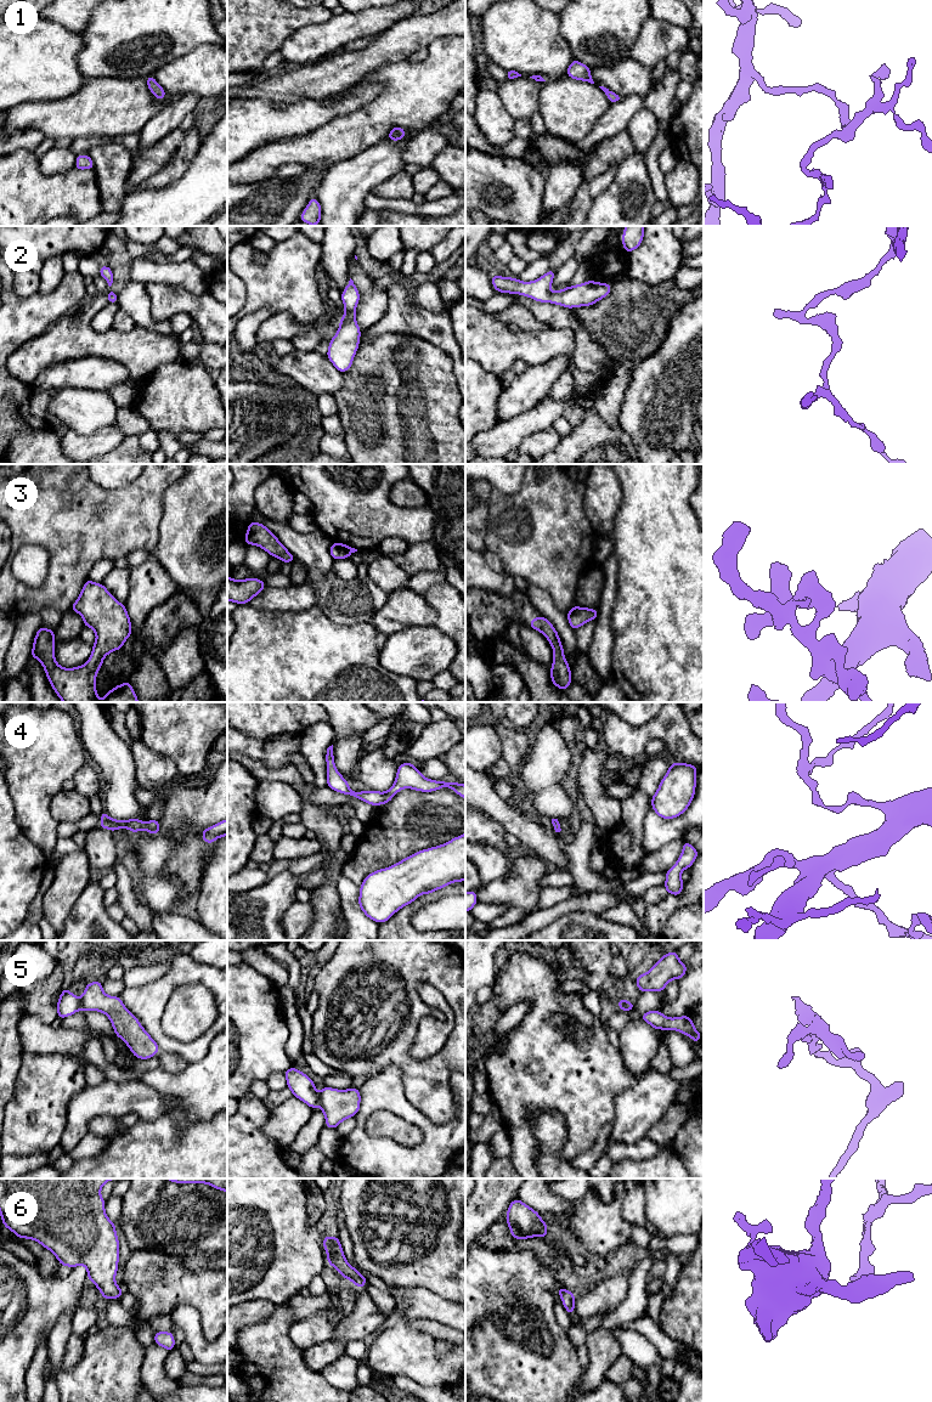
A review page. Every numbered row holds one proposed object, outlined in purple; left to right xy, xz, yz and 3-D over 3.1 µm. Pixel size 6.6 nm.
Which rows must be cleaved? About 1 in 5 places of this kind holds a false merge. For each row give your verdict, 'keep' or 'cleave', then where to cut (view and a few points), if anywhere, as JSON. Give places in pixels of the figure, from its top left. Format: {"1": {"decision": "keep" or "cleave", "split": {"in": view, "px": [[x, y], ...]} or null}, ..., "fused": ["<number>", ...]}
{"1": {"decision": "keep", "split": null}, "2": {"decision": "keep", "split": null}, "3": {"decision": "keep", "split": null}, "4": {"decision": "keep", "split": null}, "5": {"decision": "cleave", "split": {"in": "xy", "px": [[79, 999], [83, 1008]]}}, "6": {"decision": "keep", "split": null}, "fused": ["5"]}

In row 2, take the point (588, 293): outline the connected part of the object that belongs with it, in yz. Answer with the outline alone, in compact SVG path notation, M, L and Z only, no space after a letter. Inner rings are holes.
M550 268L535 281L521 282L516 277L509 278L492 273L491 282L498 293L520 294L540 303L552 303L567 309L592 306L611 293L611 283L599 283L592 279L552 292L554 276L555 271Z

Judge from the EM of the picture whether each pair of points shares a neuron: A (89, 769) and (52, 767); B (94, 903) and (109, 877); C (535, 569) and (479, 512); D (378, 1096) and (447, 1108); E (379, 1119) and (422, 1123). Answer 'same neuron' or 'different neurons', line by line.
A: different neurons
B: different neurons
C: different neurons
D: different neurons
E: different neurons

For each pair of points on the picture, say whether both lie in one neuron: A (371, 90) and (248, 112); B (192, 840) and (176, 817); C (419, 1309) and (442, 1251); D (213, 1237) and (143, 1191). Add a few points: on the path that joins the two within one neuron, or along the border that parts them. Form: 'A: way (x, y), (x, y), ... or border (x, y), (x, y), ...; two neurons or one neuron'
A: way (340, 105), (332, 109), (303, 116), (278, 116); one neuron
B: way (188, 834), (182, 823); one neuron
C: border (400, 1287), (425, 1287), (452, 1301); two neurons
D: way (196, 1220), (174, 1213), (161, 1199); one neuron

